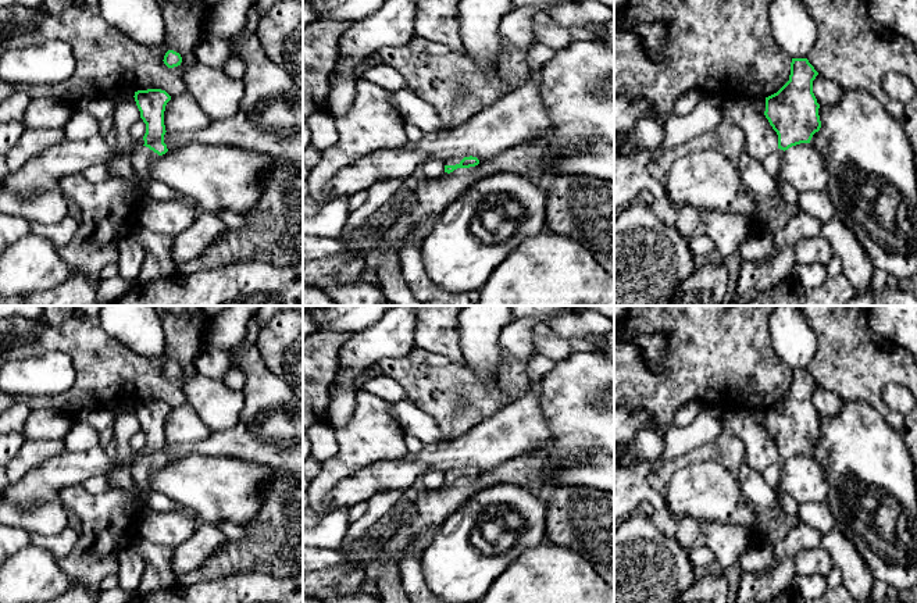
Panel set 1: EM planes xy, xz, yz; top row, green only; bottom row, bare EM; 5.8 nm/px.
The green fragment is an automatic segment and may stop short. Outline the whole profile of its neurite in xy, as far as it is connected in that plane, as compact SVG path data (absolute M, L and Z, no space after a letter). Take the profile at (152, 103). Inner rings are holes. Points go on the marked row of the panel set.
M147 89L135 92L133 97L140 111L140 118L146 124L144 144L132 153L133 171L139 178L138 188L142 189L150 182L150 164L168 151L164 143L167 132L164 111L171 96L161 89Z

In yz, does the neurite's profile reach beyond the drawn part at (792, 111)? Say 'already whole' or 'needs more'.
needs more

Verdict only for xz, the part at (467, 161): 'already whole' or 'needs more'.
needs more

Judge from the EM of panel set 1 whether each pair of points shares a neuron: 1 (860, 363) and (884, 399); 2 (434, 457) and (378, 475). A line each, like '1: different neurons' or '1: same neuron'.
1: same neuron
2: same neuron

